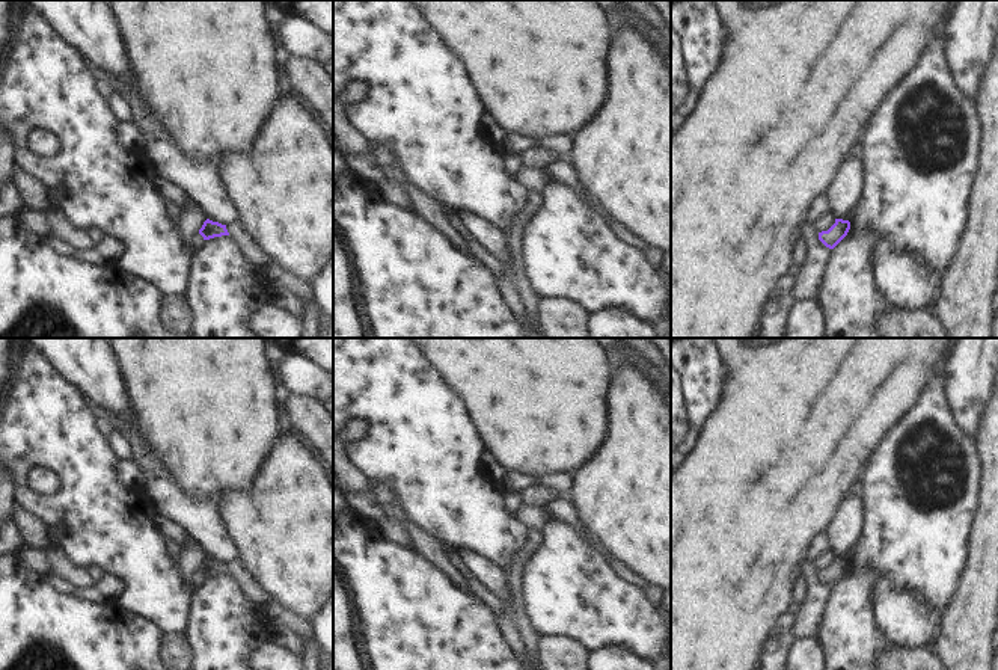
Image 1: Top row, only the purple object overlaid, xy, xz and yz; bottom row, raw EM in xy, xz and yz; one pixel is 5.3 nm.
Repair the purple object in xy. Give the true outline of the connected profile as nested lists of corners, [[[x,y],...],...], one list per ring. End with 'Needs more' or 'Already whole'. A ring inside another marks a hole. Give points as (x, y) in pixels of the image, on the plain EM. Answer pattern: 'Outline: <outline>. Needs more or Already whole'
Outline: [[[207,557],[199,567],[199,572],[204,575],[204,578],[228,573],[235,581],[240,593],[250,604],[264,607],[273,602],[271,596],[259,587],[238,557],[228,563]]]. Needs more

